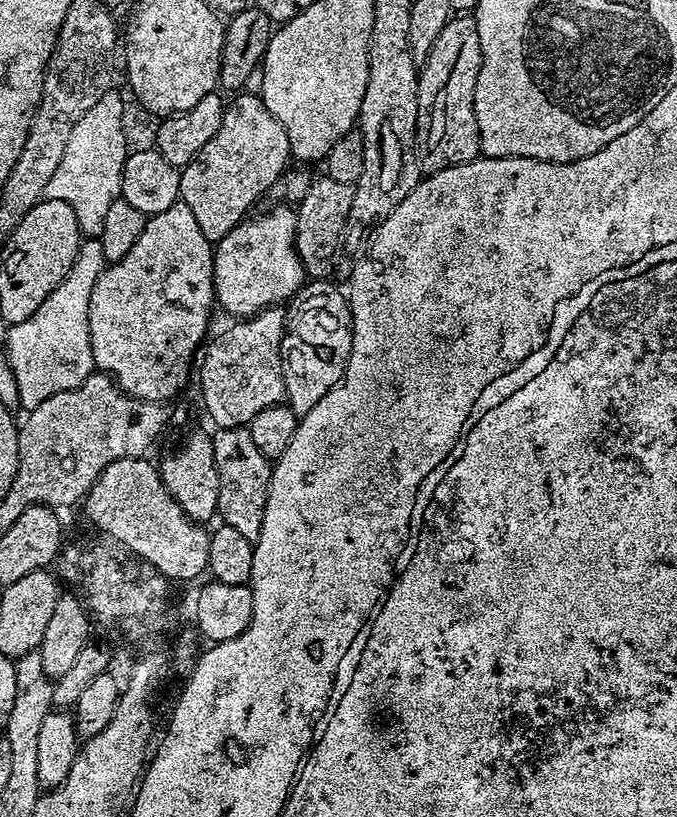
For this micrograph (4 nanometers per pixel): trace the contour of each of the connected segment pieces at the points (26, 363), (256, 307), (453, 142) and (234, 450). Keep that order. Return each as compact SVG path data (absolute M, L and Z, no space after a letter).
M85 239L76 252L72 268L46 302L42 302L26 322L18 322L7 329L8 361L18 382L21 409L37 408L46 398L76 388L92 375L94 365L88 325L90 294L105 267L104 248L99 239Z
M291 207L272 208L254 216L241 220L230 234L223 236L212 257L214 300L232 318L253 316L264 308L283 305L306 283L306 273L296 253L295 211Z
M456 14L448 19L419 68L416 76L416 161L421 173L431 174L477 159L481 151L472 94L480 69L480 43L475 19L468 14Z
M247 426L242 428L216 428L211 433L214 466L218 470L219 519L234 526L238 534L255 541L262 526L262 514L268 493L268 479L272 477L269 457L263 456L254 446Z

